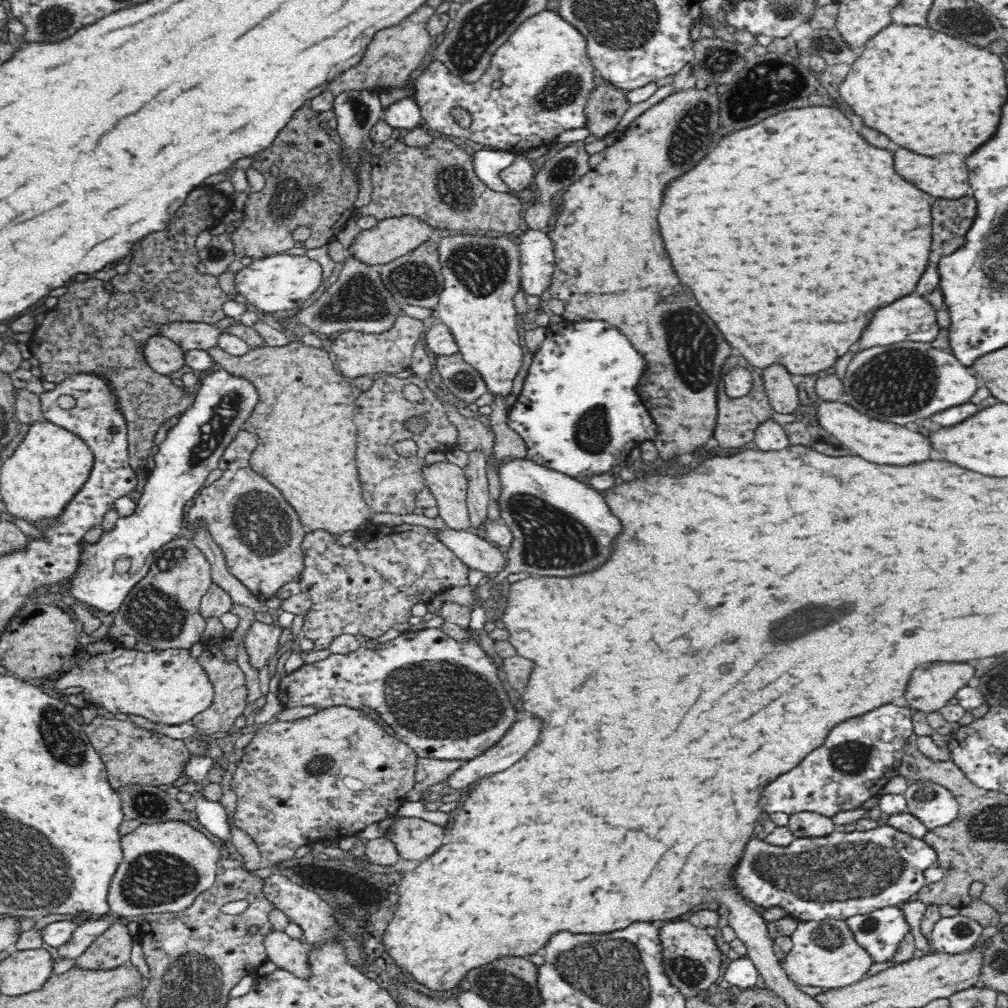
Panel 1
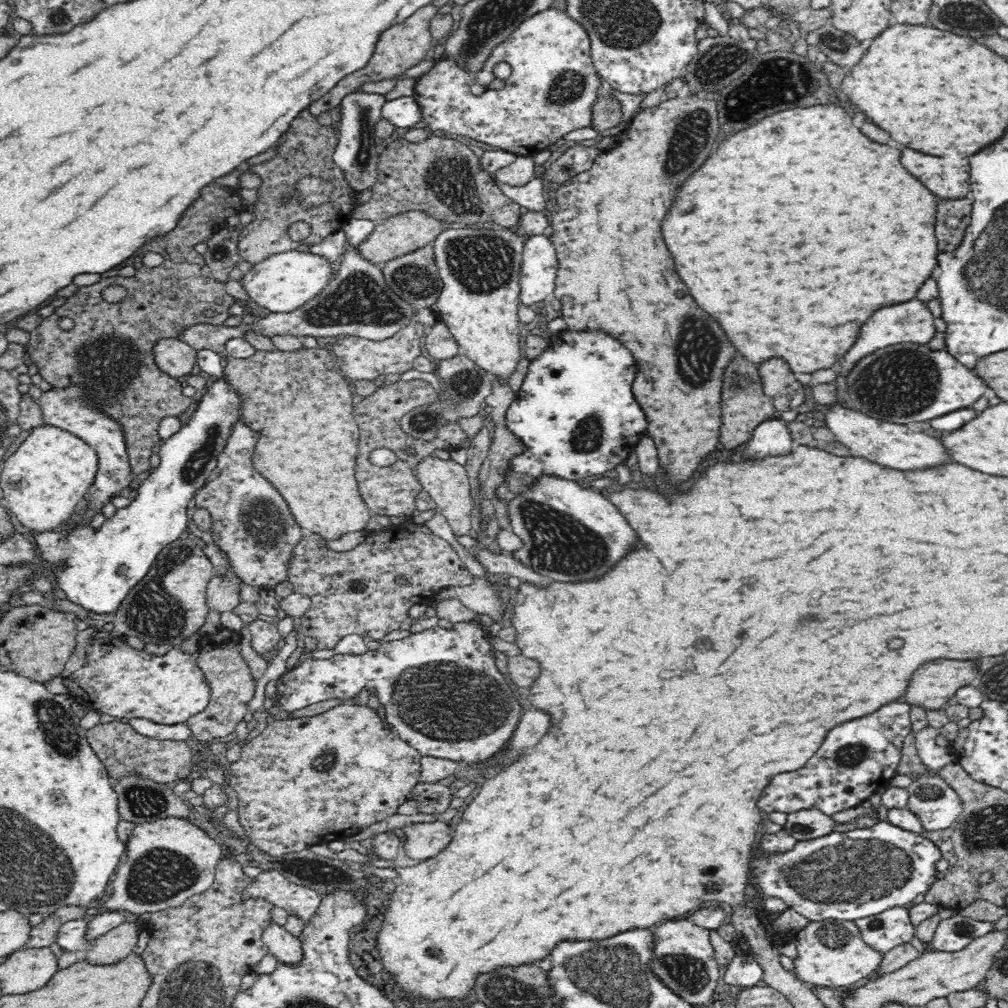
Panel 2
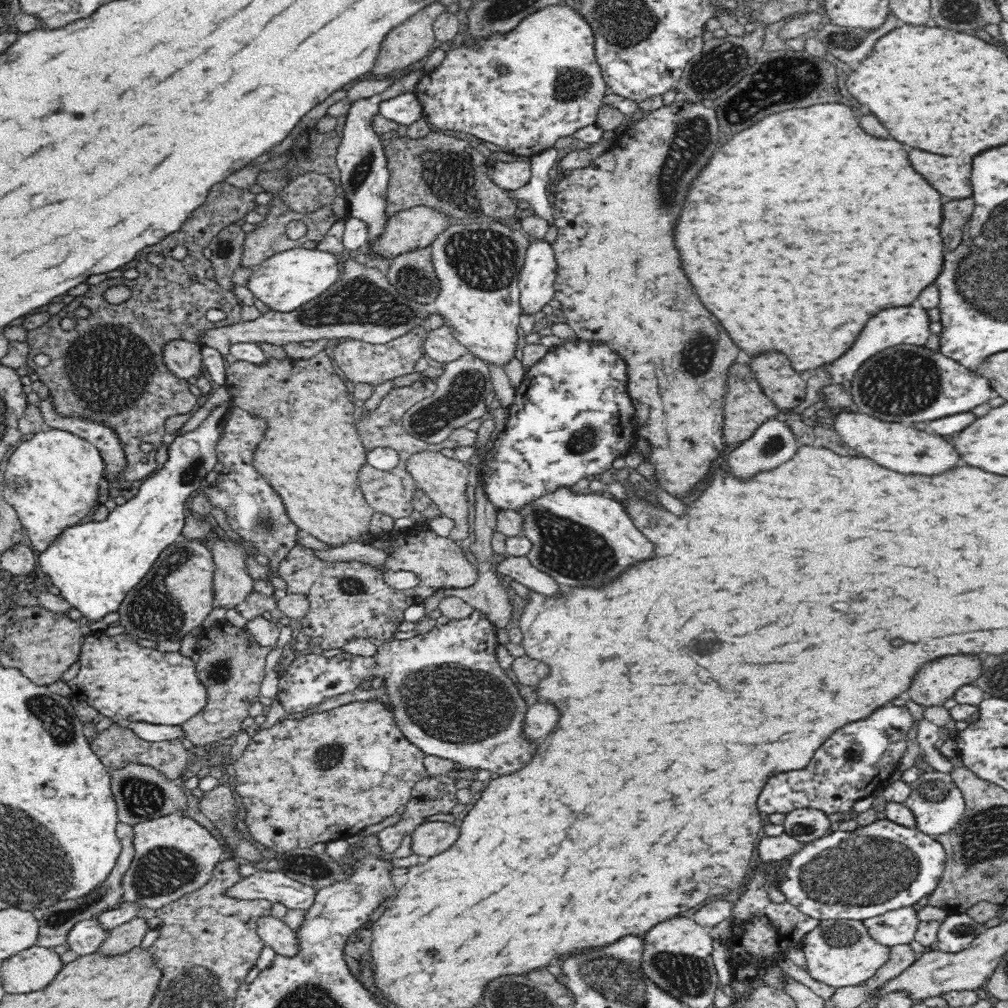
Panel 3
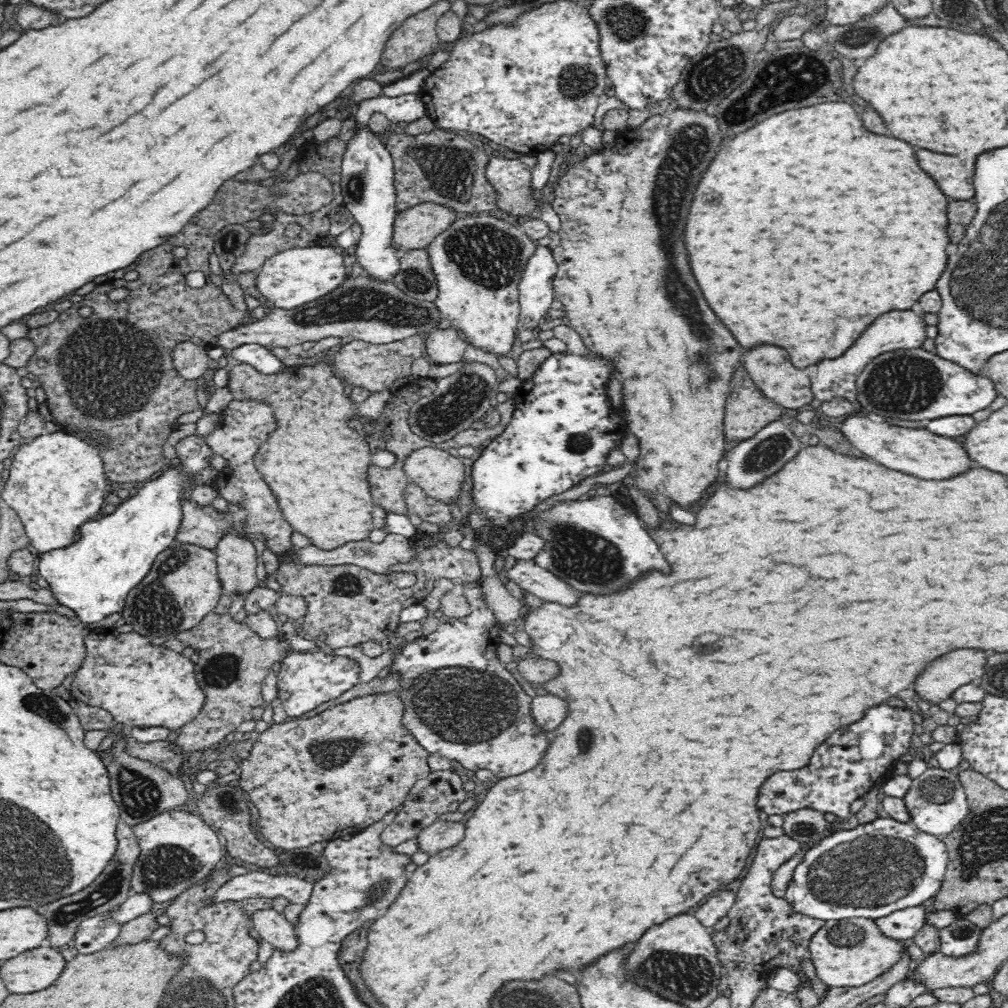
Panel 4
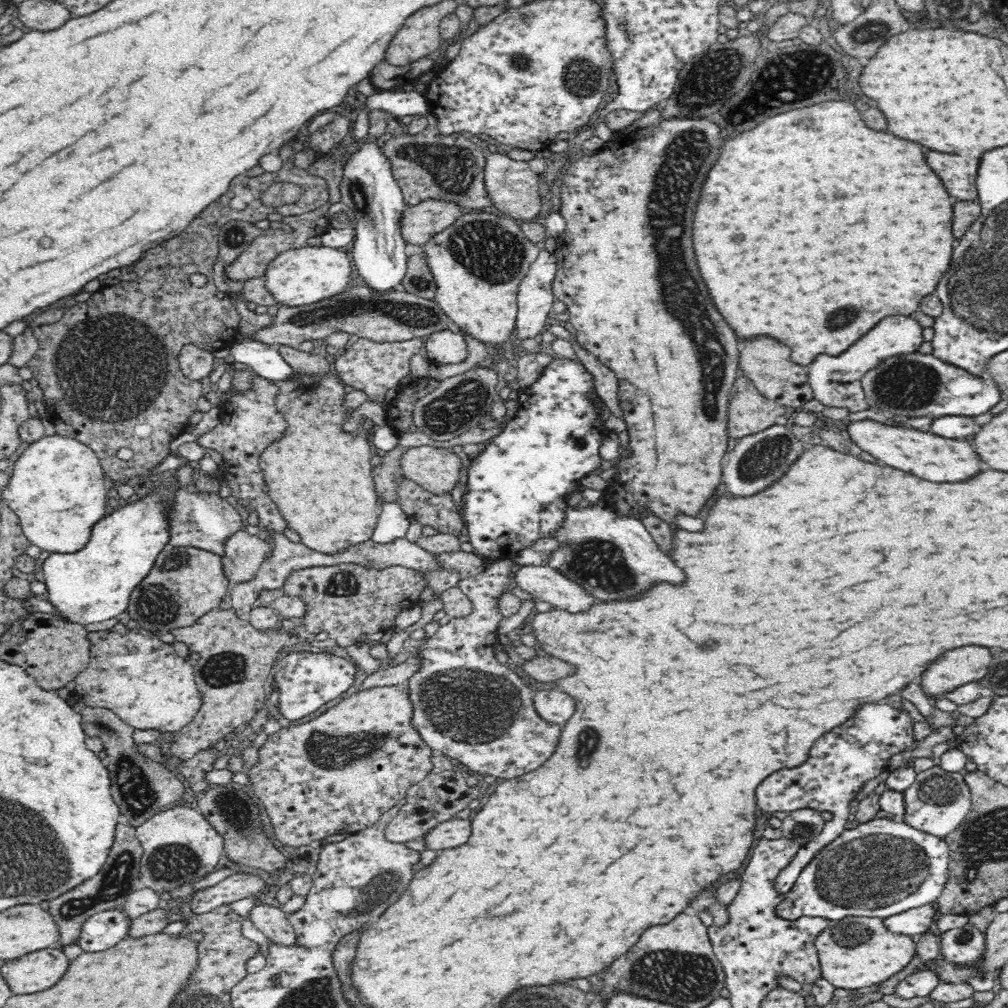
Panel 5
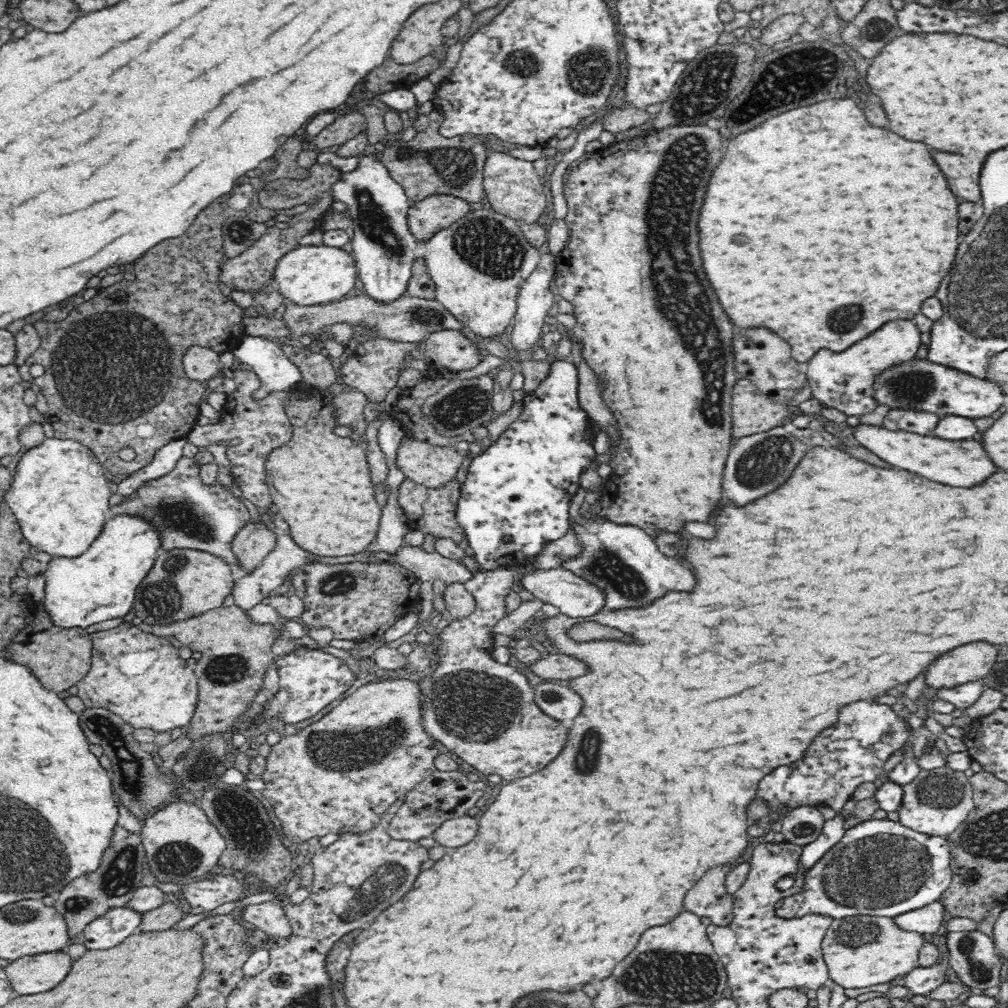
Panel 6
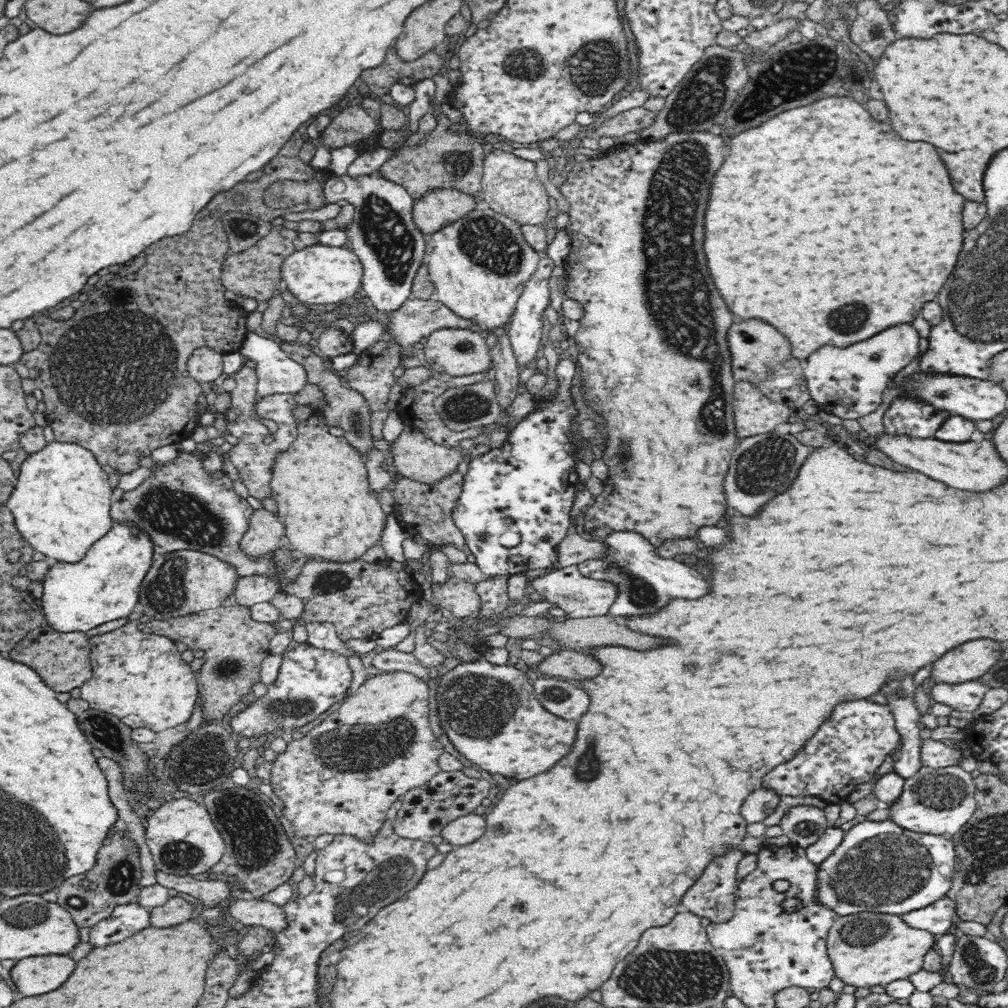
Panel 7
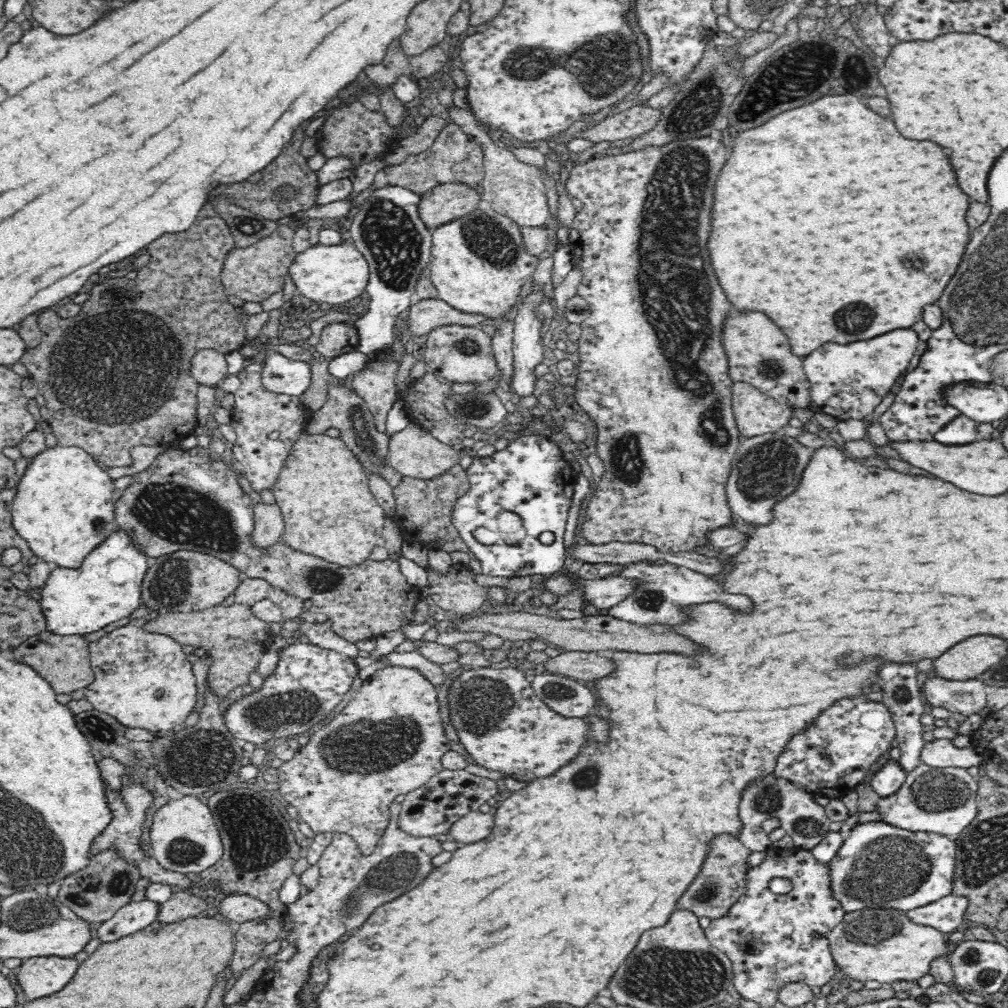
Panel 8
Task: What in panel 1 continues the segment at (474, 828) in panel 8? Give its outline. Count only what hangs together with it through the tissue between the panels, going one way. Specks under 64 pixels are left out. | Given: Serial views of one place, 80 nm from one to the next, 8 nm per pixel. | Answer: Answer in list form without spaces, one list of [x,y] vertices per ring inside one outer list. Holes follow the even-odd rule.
[[[399,818],[387,828],[386,836],[396,843],[400,856],[421,862],[445,844],[444,828],[420,818]]]

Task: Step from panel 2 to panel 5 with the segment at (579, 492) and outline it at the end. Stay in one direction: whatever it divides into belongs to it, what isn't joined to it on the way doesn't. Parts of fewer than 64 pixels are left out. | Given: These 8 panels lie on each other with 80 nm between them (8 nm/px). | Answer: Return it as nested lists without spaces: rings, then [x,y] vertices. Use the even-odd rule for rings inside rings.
[[[601,498],[594,504],[581,503],[577,507],[569,507],[566,510],[564,526],[556,532],[556,539],[562,543],[563,548],[550,558],[550,567],[564,573],[564,576],[576,581],[598,598],[599,602],[624,602],[644,596],[648,590],[652,590],[656,584],[672,584],[682,586],[688,582],[686,572],[666,554],[660,552],[658,544],[654,542],[648,530],[640,520],[620,518],[614,514],[610,507]]]

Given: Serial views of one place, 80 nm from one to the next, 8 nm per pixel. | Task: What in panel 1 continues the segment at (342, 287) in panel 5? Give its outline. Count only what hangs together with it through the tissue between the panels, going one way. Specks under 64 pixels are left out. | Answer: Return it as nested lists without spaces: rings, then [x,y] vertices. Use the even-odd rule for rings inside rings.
[[[278,253],[254,260],[250,266],[236,273],[235,285],[238,294],[267,317],[270,313],[298,309],[303,302],[320,288],[325,280],[325,269],[310,256]]]

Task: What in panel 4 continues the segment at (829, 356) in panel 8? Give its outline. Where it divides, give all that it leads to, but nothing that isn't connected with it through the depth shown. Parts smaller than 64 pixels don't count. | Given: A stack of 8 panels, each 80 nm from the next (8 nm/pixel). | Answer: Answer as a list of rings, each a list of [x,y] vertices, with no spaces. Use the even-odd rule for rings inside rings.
[[[890,312],[882,318],[878,318],[858,340],[852,348],[848,348],[842,353],[842,356],[829,359],[824,357],[816,363],[816,372],[810,378],[811,389],[820,402],[832,402],[836,398],[844,398],[850,404],[860,411],[860,403],[858,394],[857,378],[862,374],[862,370],[868,367],[874,358],[886,352],[894,352],[894,350],[912,350],[912,348],[920,348],[926,337],[926,323],[922,317],[922,312]]]

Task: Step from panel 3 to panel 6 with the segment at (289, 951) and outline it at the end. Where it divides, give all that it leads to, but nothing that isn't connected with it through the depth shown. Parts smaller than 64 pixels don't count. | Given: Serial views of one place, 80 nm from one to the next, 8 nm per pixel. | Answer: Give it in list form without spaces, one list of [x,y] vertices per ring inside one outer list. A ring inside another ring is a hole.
[[[278,901],[248,904],[242,908],[240,918],[254,924],[274,939],[279,936],[286,937],[291,932],[289,918]]]

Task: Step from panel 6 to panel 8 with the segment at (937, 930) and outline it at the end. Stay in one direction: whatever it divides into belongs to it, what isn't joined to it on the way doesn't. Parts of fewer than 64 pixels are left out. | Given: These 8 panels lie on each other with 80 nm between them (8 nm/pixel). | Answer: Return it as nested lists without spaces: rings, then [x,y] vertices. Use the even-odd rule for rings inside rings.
[[[952,894],[934,903],[913,908],[907,915],[914,923],[930,925],[945,934],[950,934],[962,926],[968,906],[969,898]]]

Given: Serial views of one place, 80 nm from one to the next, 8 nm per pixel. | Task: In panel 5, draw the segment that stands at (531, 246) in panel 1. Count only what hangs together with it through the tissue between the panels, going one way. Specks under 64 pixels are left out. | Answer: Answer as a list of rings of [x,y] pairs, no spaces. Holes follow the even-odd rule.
[[[541,248],[536,262],[532,264],[530,271],[518,288],[518,310],[515,321],[515,332],[513,334],[515,342],[521,343],[522,340],[538,340],[542,330],[545,329],[546,319],[548,318],[548,314],[552,312],[552,305],[556,299],[553,295],[553,283],[556,272],[556,257],[546,251],[546,249]]]

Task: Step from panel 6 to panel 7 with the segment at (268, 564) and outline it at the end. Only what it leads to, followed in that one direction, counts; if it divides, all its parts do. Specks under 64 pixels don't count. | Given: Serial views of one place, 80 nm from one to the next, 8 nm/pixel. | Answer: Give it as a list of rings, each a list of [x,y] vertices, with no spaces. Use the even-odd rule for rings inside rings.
[[[266,576],[240,577],[233,592],[238,605],[254,606],[259,602],[268,602],[280,592],[278,579]]]

